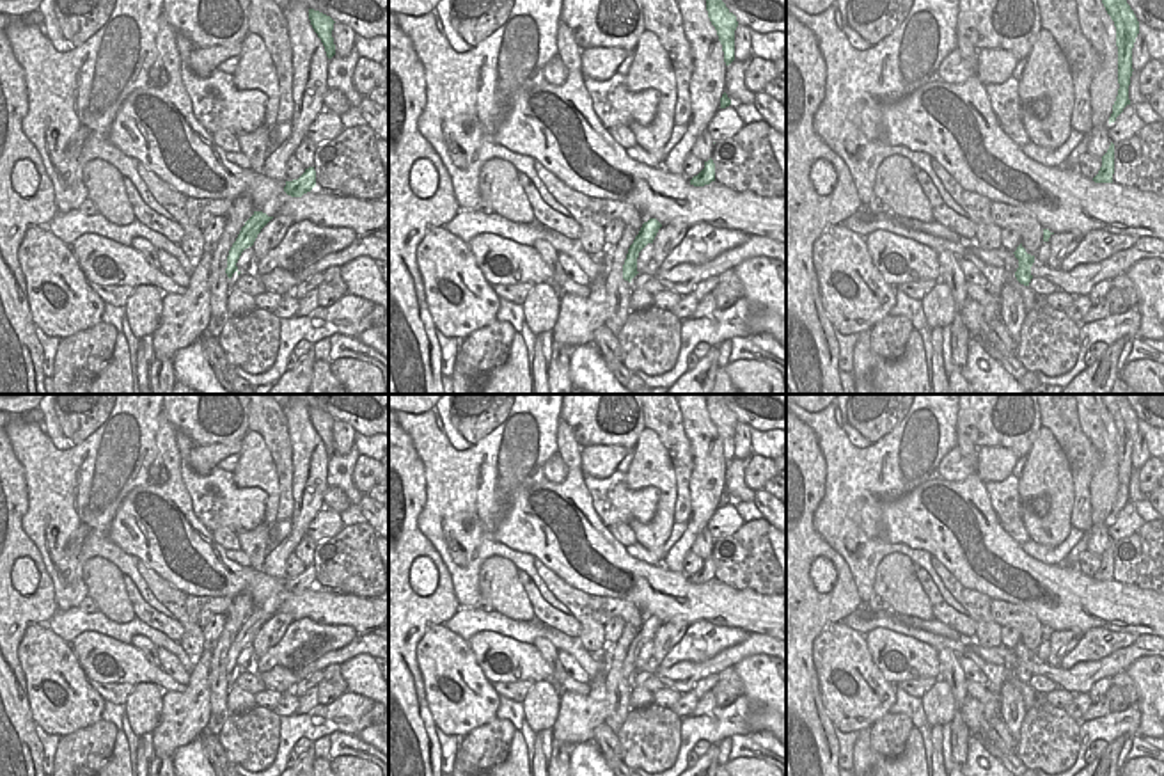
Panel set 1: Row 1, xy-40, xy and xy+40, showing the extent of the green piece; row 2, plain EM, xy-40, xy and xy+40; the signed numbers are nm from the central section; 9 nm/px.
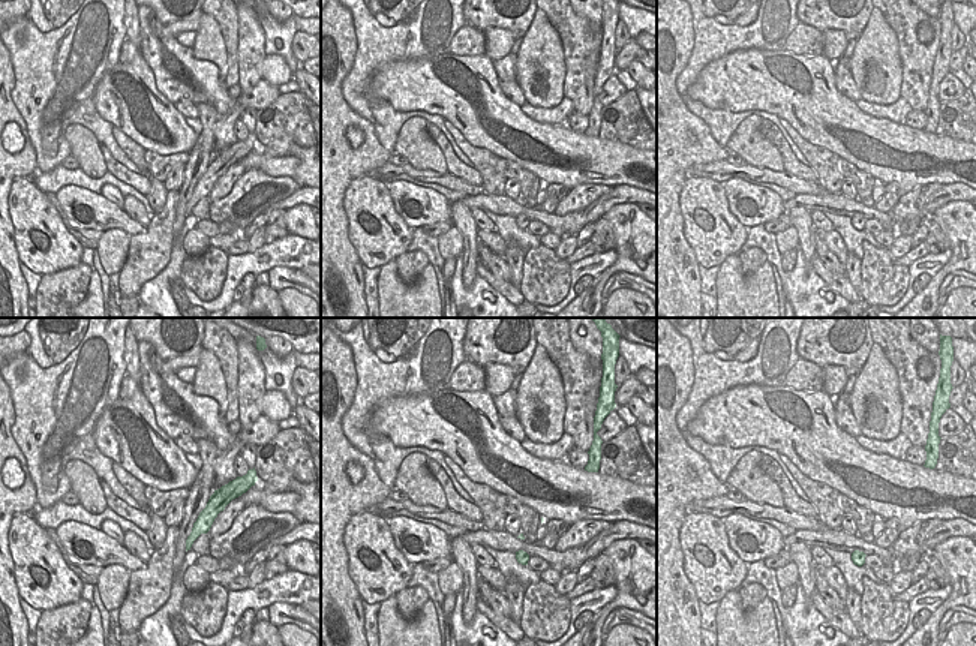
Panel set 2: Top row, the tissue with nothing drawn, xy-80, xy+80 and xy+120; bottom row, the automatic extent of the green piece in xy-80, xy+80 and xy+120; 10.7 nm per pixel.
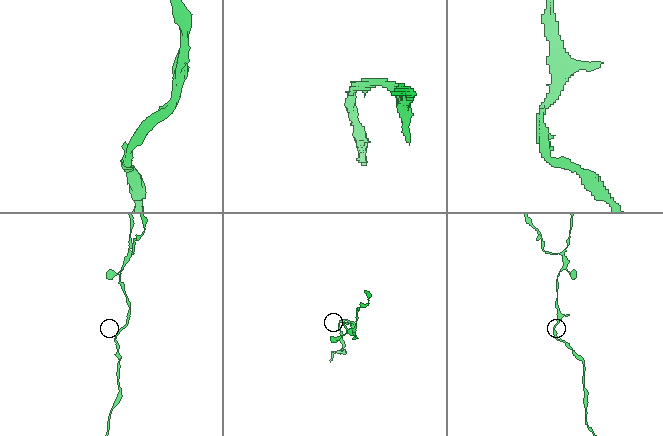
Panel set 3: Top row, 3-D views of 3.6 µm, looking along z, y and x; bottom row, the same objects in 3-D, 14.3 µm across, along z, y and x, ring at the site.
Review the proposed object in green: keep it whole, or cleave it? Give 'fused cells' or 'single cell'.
single cell

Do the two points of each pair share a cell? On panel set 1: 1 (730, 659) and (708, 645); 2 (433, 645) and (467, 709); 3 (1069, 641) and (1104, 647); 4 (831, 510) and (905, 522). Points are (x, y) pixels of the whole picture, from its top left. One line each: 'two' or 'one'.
1: two
2: one
3: two
4: two

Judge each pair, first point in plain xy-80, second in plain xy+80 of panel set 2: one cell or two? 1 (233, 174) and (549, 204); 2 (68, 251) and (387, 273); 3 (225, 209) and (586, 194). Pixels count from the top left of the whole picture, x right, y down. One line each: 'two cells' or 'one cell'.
1: one cell
2: two cells
3: one cell

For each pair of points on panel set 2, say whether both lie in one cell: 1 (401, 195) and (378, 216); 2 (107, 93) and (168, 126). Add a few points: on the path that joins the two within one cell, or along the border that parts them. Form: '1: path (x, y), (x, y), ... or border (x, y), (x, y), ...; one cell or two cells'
1: border (386, 183), (393, 209), (411, 230); two cells
2: path (129, 117), (143, 137), (170, 147); one cell

